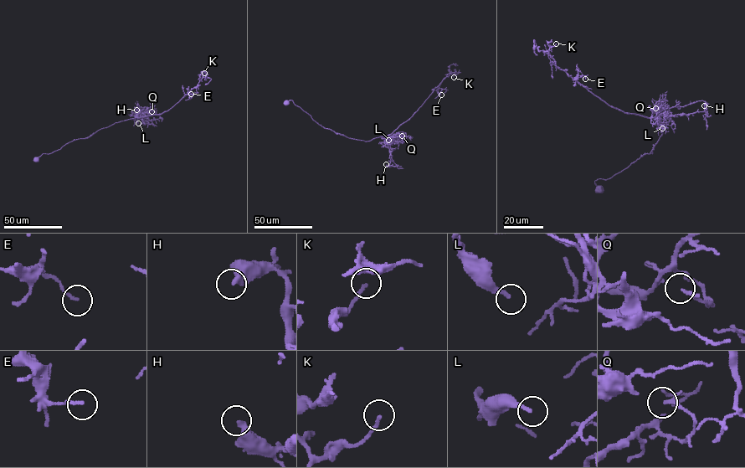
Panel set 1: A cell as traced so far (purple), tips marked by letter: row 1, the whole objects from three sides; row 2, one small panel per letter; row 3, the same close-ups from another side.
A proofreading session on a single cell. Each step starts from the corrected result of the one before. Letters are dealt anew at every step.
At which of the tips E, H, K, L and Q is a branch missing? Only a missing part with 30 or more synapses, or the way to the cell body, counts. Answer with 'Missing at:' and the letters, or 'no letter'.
Missing at: L

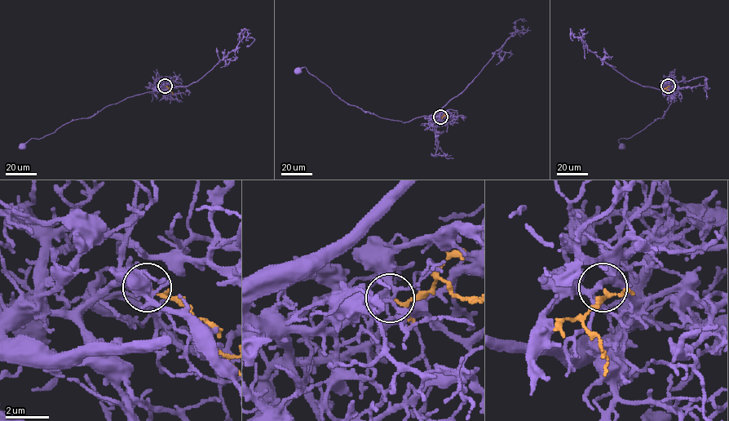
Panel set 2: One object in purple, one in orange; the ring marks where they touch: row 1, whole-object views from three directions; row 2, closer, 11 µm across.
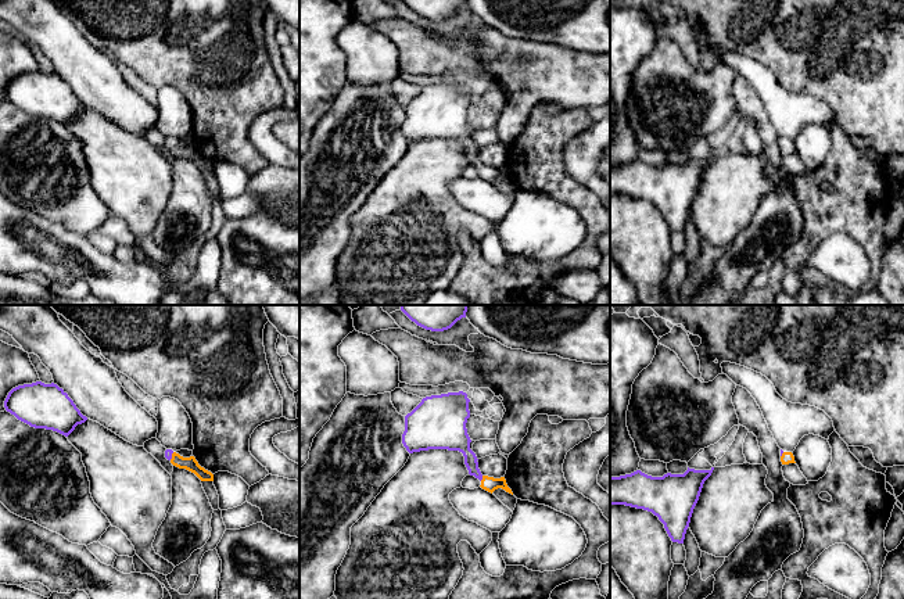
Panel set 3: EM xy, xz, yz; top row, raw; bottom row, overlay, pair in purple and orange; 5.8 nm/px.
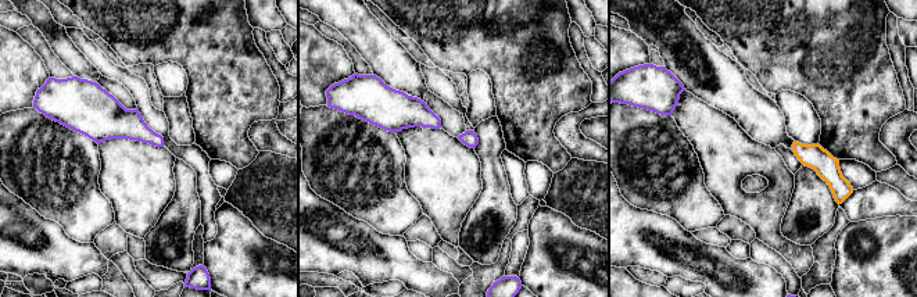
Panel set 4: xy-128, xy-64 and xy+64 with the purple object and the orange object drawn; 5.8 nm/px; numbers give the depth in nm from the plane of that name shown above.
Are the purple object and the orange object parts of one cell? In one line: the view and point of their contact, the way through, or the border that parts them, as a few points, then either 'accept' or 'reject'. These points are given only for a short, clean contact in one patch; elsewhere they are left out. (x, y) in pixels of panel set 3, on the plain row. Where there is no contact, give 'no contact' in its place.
meets purple in xz at (481, 168); runs through xz (461, 131), (473, 158), (481, 168), (490, 174); accept

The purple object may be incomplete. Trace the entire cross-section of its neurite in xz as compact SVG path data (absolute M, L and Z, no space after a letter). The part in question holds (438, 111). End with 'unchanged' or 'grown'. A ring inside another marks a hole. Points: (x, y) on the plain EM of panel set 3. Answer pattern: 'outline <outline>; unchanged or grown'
outline M463 80L431 85L405 105L402 133L409 143L428 139L459 140L470 165L481 171L481 177L494 182L498 177L512 183L505 166L483 165L478 148L470 139L470 126L466 112L470 107L467 83Z; grown

